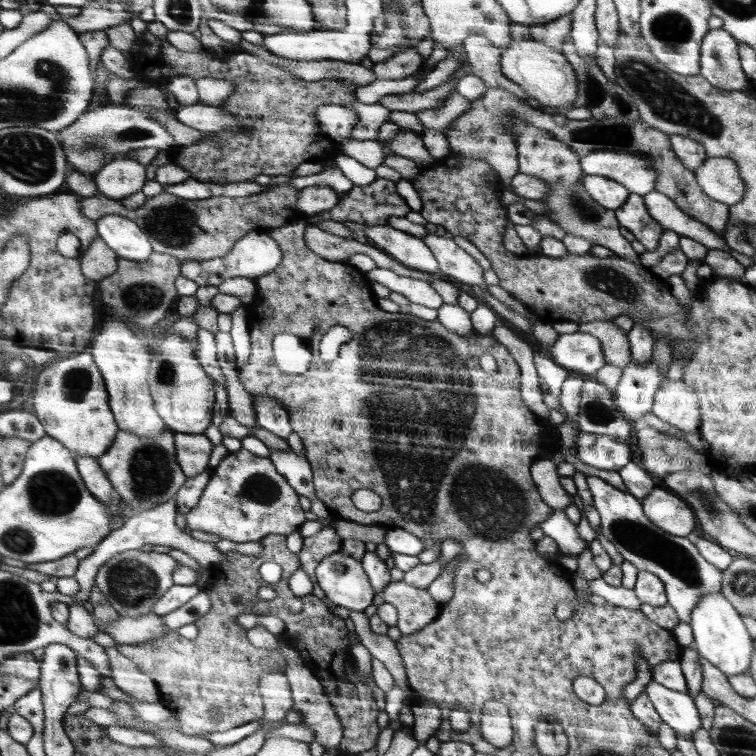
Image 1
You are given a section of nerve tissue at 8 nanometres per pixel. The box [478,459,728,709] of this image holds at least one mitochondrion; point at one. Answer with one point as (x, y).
(634, 535)

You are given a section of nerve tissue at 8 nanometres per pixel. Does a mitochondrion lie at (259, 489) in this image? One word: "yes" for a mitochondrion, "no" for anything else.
yes

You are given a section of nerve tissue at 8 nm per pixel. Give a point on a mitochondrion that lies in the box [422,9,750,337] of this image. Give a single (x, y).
(669, 100)

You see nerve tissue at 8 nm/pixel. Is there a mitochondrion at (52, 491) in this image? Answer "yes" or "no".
yes

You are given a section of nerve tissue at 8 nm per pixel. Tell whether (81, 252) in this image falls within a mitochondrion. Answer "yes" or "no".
no

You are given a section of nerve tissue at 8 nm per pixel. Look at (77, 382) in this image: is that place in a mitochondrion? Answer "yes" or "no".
yes

